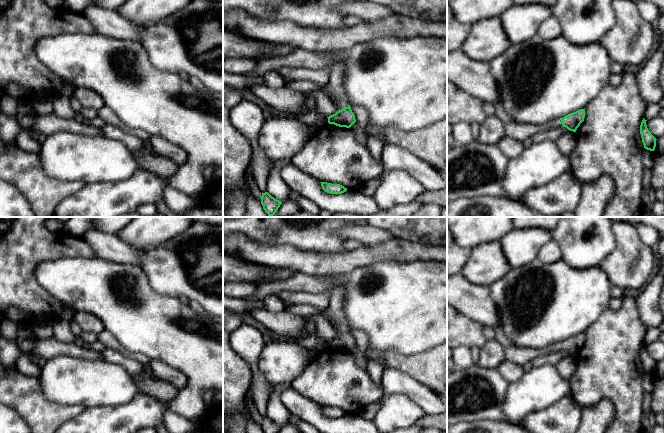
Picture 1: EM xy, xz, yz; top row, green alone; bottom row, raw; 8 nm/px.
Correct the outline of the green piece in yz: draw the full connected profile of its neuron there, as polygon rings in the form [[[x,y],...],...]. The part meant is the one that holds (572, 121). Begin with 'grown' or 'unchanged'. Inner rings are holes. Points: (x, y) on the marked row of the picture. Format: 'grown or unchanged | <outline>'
grown | [[[580,109],[570,113],[563,118],[553,119],[543,124],[514,123],[505,124],[505,135],[524,142],[528,138],[539,132],[550,130],[555,127],[566,127],[568,130],[576,132],[577,128],[584,121],[585,109]]]

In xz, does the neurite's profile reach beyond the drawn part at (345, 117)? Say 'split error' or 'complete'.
split error

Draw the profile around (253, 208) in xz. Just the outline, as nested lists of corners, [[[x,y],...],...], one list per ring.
[[[248,194],[246,196],[245,213],[242,217],[270,217],[265,210],[261,202],[253,196]]]

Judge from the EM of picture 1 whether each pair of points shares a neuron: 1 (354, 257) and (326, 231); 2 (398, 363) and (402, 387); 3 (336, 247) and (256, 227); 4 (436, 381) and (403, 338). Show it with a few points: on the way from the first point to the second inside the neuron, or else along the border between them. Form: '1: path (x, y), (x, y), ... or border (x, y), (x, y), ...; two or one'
1: border (346, 250), (340, 253), (322, 253); two
2: border (387, 365), (404, 371), (419, 382); two
3: path (316, 230), (276, 227); one
4: border (436, 345), (409, 355), (402, 355), (392, 350); two

